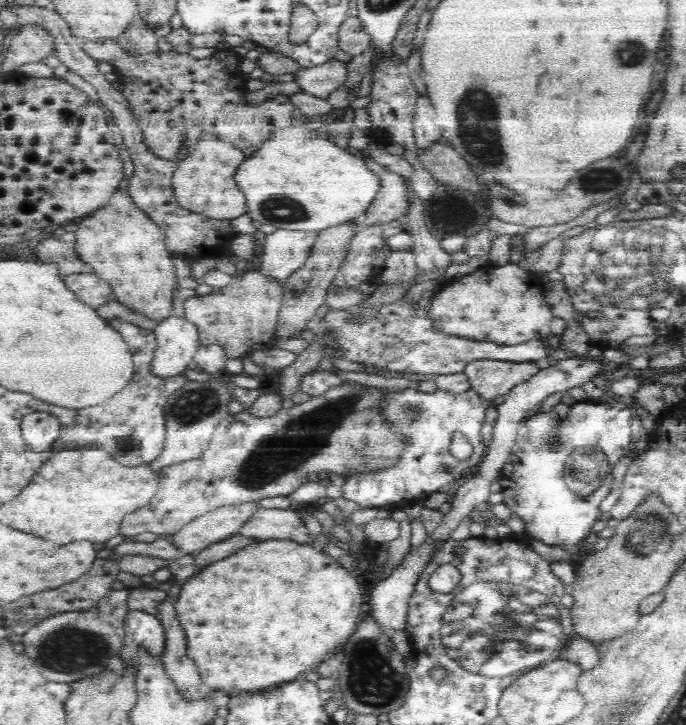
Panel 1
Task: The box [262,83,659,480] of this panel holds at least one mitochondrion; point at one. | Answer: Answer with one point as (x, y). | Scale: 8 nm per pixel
(477, 130)

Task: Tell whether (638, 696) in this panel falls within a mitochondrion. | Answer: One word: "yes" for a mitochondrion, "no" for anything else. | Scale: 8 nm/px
yes

